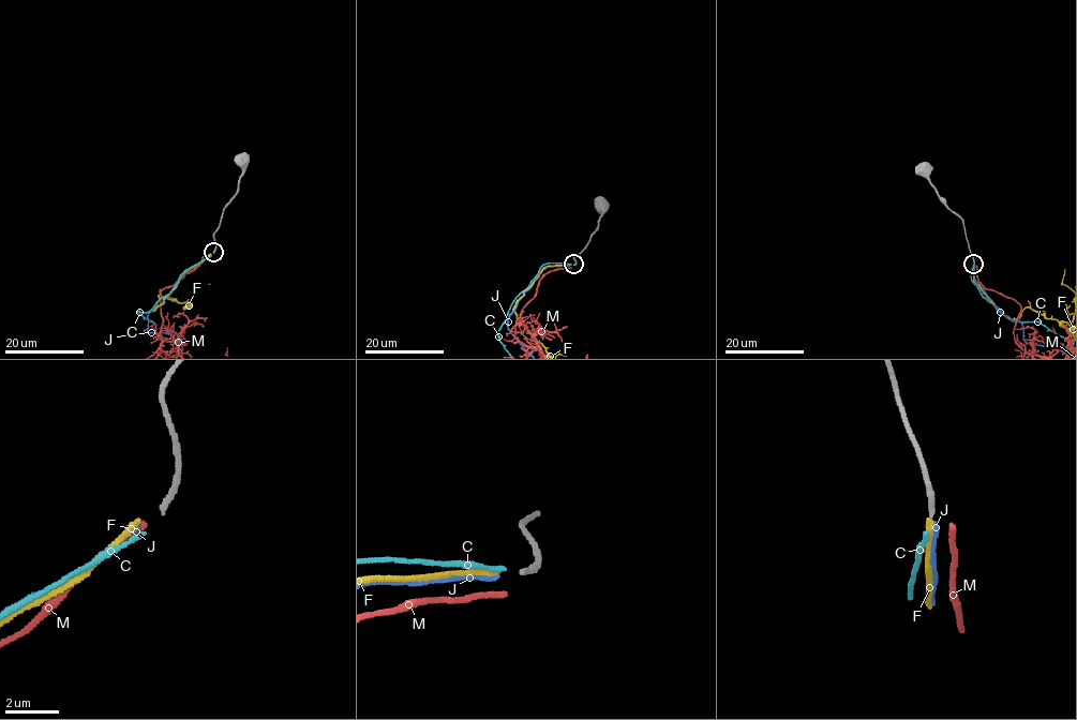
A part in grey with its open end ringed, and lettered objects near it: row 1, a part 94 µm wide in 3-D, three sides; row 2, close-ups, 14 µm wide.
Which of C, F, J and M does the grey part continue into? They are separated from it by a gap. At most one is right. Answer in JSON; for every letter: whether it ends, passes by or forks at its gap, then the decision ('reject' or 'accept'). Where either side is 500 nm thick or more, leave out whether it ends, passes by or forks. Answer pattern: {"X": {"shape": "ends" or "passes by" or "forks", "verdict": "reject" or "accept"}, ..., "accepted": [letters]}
{"C": {"shape": "ends", "verdict": "reject"}, "F": {"shape": "ends", "verdict": "reject"}, "J": {"shape": "ends", "verdict": "accept"}, "M": {"shape": "ends", "verdict": "reject"}, "accepted": ["J"]}

